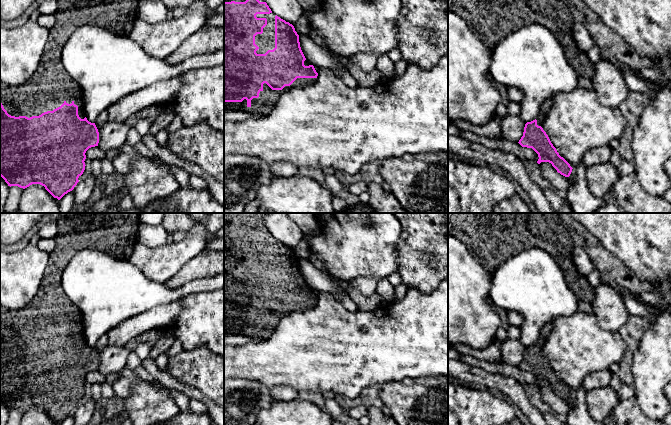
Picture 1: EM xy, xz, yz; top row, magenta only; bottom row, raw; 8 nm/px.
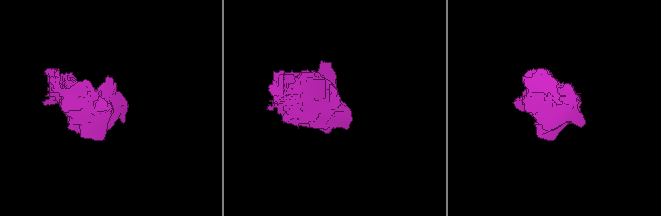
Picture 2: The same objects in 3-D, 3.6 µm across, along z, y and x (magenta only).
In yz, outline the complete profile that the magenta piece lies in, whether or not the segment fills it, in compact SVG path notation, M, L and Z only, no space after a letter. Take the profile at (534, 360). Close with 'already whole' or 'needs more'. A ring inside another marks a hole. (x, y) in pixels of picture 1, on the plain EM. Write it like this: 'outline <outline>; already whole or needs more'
outline M552 321L547 323L541 330L537 342L525 348L523 360L518 367L522 371L532 372L538 378L538 388L541 386L549 386L558 397L565 401L569 401L573 392L559 379L548 359L541 351L544 339L552 330L553 324L554 322Z; needs more

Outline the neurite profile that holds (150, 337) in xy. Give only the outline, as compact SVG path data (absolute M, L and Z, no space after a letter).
M154 328L151 330L148 330L144 333L140 334L139 336L133 338L132 340L130 340L127 344L124 345L124 347L129 352L134 352L140 343L147 343L151 347L151 349L153 349L158 338L162 334L162 331L163 330L160 328Z

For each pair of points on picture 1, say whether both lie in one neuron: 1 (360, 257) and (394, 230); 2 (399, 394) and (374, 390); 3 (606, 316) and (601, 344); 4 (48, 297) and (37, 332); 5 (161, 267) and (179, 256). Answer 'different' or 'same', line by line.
1: same
2: different
3: different
4: same
5: same

